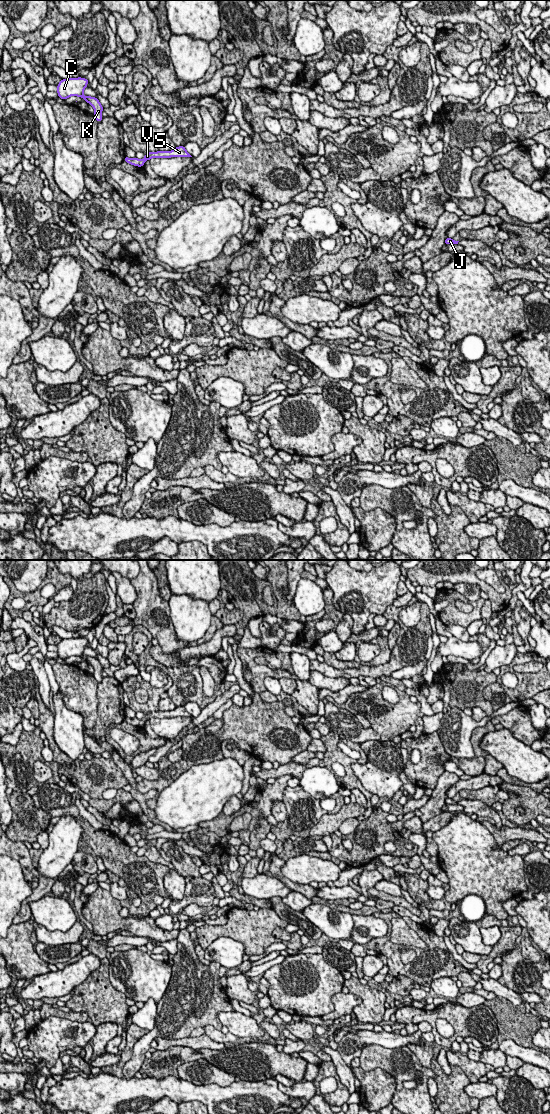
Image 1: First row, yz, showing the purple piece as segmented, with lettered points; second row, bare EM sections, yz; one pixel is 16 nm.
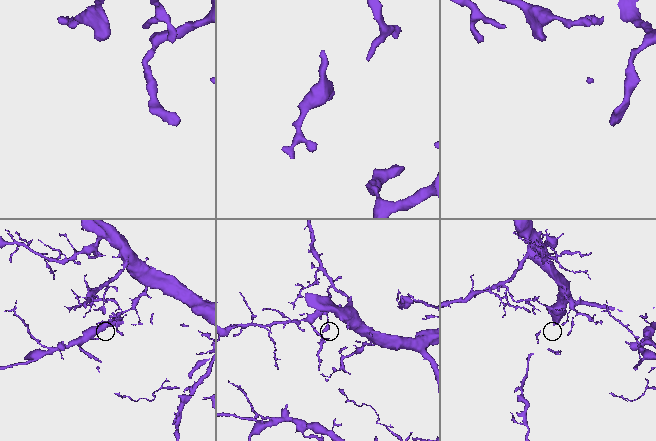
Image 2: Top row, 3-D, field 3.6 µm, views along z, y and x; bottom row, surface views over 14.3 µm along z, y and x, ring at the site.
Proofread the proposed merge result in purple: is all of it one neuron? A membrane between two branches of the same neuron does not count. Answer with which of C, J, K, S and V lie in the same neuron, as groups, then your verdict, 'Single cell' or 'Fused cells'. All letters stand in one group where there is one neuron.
Groups: C J K S V. Single cell

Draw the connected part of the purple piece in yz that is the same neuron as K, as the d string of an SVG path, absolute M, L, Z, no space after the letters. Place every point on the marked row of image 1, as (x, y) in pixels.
M67 78L62 79L57 85L57 93L59 98L65 100L71 96L81 97L85 102L94 108L94 117L98 122L102 121L102 111L104 110L101 103L96 97L84 96L84 89L89 81L85 78Z

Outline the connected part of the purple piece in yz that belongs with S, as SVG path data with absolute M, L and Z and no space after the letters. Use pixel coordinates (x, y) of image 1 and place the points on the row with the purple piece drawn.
M179 146L176 147L174 150L171 151L157 151L157 152L149 152L147 154L145 154L145 157L140 160L137 159L136 157L132 158L128 158L128 157L124 157L124 160L134 166L138 166L138 167L142 167L144 165L144 163L147 160L150 160L151 158L171 158L171 157L192 157L187 150L185 149L184 146Z

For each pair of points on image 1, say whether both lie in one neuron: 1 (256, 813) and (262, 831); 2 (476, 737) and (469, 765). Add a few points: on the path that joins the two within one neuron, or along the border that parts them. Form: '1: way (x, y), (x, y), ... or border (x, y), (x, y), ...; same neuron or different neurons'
1: way (259, 817), (262, 821), (262, 827); same neuron
2: way (476, 744), (476, 759); same neuron

